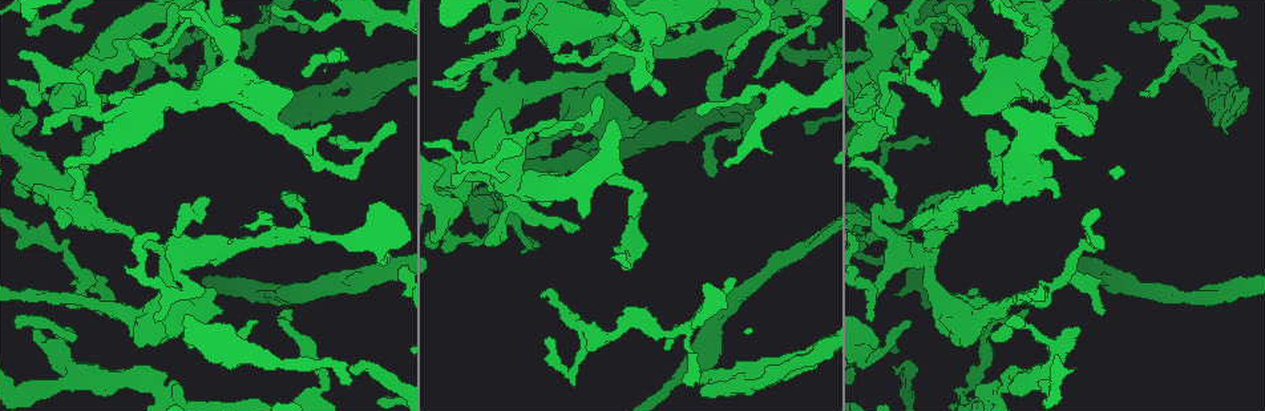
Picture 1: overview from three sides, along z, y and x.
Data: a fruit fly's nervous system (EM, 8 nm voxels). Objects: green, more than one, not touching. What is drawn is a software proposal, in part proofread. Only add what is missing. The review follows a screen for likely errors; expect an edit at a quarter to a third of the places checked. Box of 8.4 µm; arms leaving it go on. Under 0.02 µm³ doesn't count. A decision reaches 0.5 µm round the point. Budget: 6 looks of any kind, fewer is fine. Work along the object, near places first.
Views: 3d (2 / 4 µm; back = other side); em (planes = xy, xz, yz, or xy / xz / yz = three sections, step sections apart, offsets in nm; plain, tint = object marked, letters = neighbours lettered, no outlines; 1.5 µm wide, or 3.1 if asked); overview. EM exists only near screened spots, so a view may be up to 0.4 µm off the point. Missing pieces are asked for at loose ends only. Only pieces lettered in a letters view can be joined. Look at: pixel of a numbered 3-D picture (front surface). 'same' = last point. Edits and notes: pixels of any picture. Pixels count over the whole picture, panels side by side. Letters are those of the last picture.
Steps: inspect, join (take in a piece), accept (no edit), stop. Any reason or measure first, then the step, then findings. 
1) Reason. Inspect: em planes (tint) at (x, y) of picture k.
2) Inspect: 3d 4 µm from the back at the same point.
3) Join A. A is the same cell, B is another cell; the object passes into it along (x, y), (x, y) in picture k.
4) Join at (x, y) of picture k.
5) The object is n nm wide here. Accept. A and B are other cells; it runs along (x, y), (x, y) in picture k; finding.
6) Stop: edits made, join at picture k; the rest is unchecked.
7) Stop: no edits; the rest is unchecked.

An open end. Inspect: 3d 2 µm at (70, 328) of picture 1.

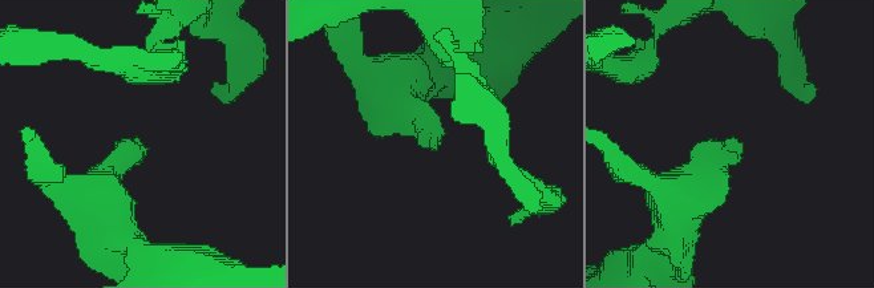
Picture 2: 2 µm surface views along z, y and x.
Shape alone is not enough. Inspect: em planes (letters) at (137, 136) of picture 2.

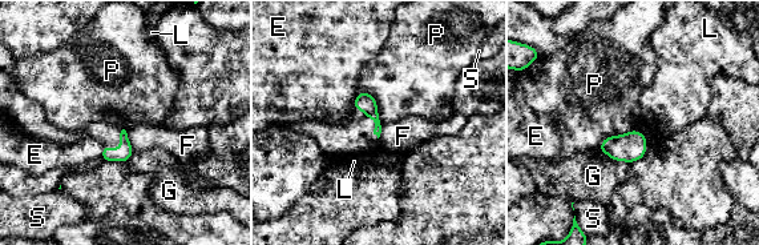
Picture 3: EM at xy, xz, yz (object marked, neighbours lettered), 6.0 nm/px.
Accept. E, F, G, L, P and S are other cells; a border runs along (358, 91), (374, 99), (383, 124) in picture 3; no lettered piece goes on from it.

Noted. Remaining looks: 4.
Inspect: em planes (letters) at (28, 194) of picture 1.

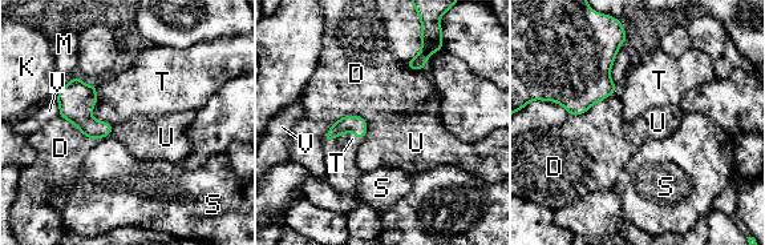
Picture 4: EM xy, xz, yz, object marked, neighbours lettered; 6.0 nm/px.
Accept. D, K, M, S, T, U and V are other cells; a border runs along (94, 84), (90, 115), (113, 125) in picture 4; none of them fits.

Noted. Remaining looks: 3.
Tapers out. Inspect: 3d 2 µm at (1146, 89) of picture 1.

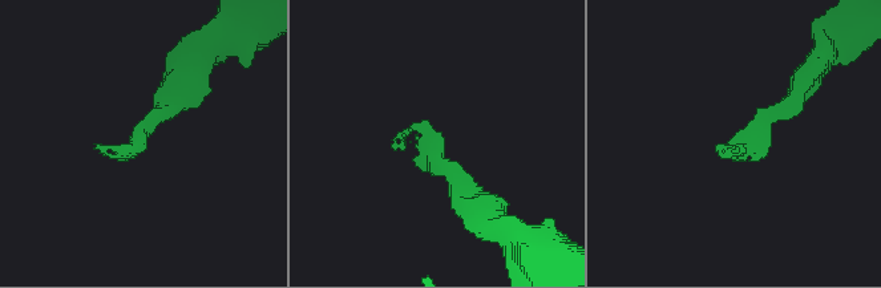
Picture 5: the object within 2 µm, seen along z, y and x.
Now the EM. Inspect: em planes (letters) at (396, 139) of picture 5.

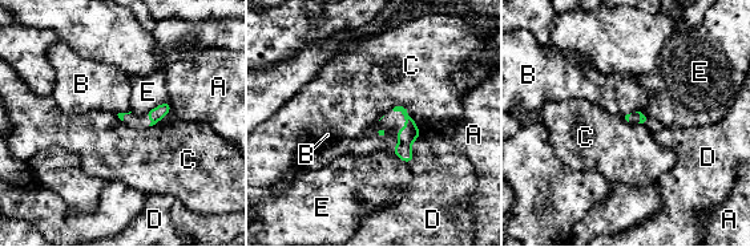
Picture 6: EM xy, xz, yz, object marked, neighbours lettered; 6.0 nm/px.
Accept. A, B, C, D and E are other cells; a border runs along (391, 109), (402, 106), (422, 134) in picture 6; no lettered piece goes on from it.

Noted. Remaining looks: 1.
Stop: no edits; the rest is unchecked.

